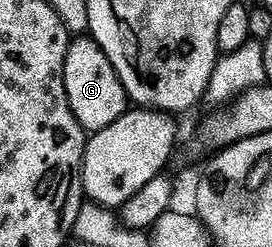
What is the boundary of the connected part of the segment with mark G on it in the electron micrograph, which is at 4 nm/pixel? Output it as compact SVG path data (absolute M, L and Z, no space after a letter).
M82 34L70 41L63 63L63 81L65 94L69 98L69 106L77 118L77 122L88 133L101 130L109 126L123 112L128 111L129 101L118 74L113 70L109 58L97 46L97 42L90 35Z

